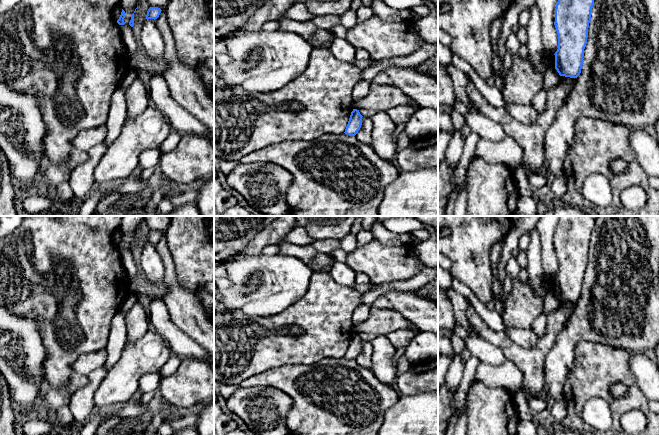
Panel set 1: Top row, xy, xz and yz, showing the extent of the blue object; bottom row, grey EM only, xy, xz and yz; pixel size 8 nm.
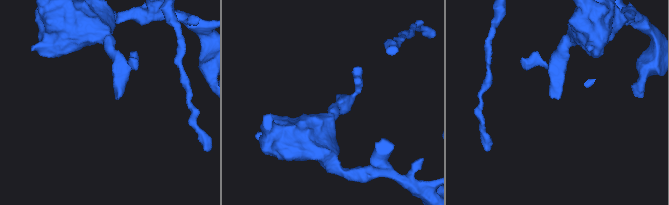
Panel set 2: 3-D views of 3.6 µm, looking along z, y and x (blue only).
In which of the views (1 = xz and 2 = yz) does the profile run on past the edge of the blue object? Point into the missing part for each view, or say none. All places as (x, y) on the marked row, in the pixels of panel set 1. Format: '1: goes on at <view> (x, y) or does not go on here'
1: does not go on here
2: does not go on here

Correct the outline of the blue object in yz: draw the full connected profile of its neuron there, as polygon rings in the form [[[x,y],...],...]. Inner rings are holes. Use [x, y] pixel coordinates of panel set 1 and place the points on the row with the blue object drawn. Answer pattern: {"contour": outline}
{"contour": [[[558,0],[556,4],[558,49],[554,55],[560,76],[577,78],[581,73],[593,5],[594,0]]]}

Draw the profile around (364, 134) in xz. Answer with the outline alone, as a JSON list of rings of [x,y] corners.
[[[362,117],[362,125],[358,133],[355,135],[357,139],[372,146],[372,130],[373,123],[370,117]]]

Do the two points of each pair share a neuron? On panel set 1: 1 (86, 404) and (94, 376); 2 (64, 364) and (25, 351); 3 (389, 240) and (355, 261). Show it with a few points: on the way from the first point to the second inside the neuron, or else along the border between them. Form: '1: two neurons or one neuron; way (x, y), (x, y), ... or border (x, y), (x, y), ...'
1: one neuron; way (86, 397), (86, 392), (92, 383)
2: two neurons; border (40, 335), (46, 350), (44, 375)
3: two neurons; border (374, 238), (384, 245), (403, 244)

